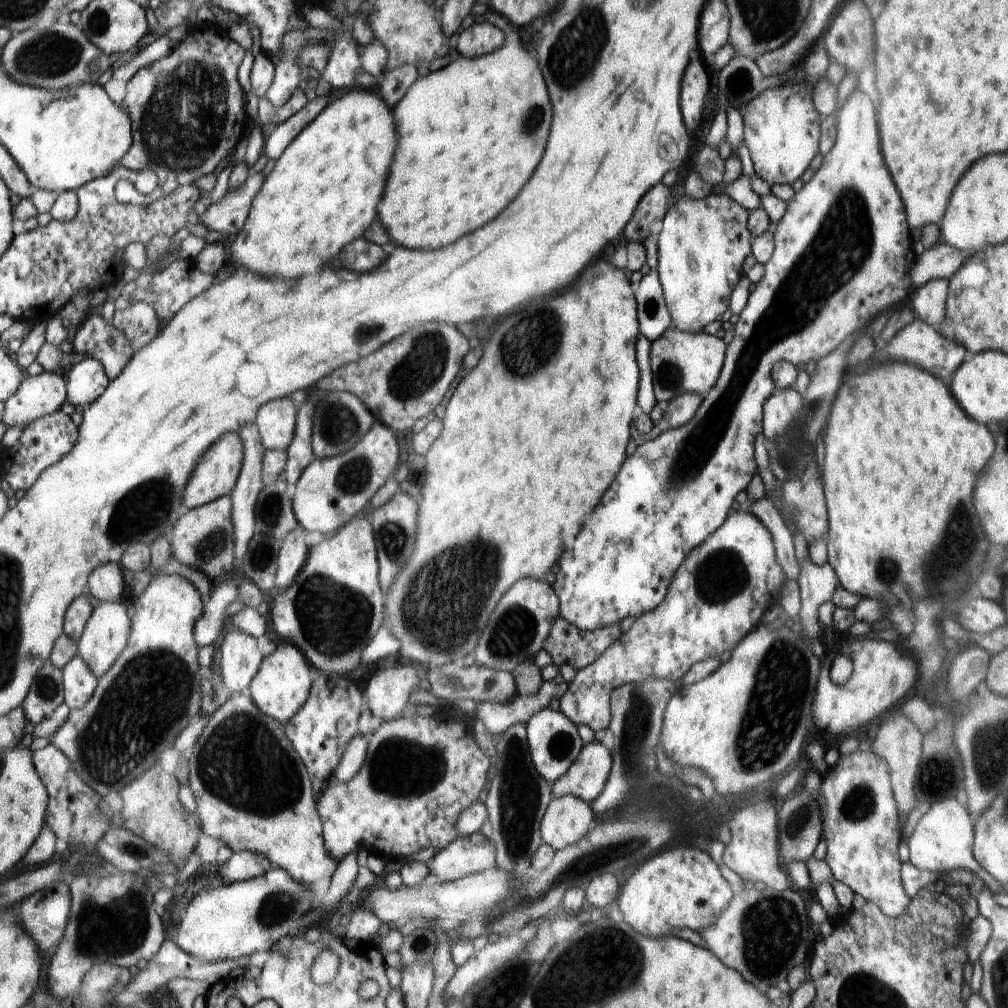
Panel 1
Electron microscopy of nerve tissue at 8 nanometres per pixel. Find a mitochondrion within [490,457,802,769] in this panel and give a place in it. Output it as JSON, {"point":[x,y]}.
{"point":[709,586]}

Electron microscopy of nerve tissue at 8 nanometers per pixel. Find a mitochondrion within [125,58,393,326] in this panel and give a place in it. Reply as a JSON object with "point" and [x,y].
{"point":[181,124]}

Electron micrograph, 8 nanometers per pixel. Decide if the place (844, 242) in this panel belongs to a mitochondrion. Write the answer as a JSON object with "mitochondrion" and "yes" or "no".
{"mitochondrion":"yes"}

